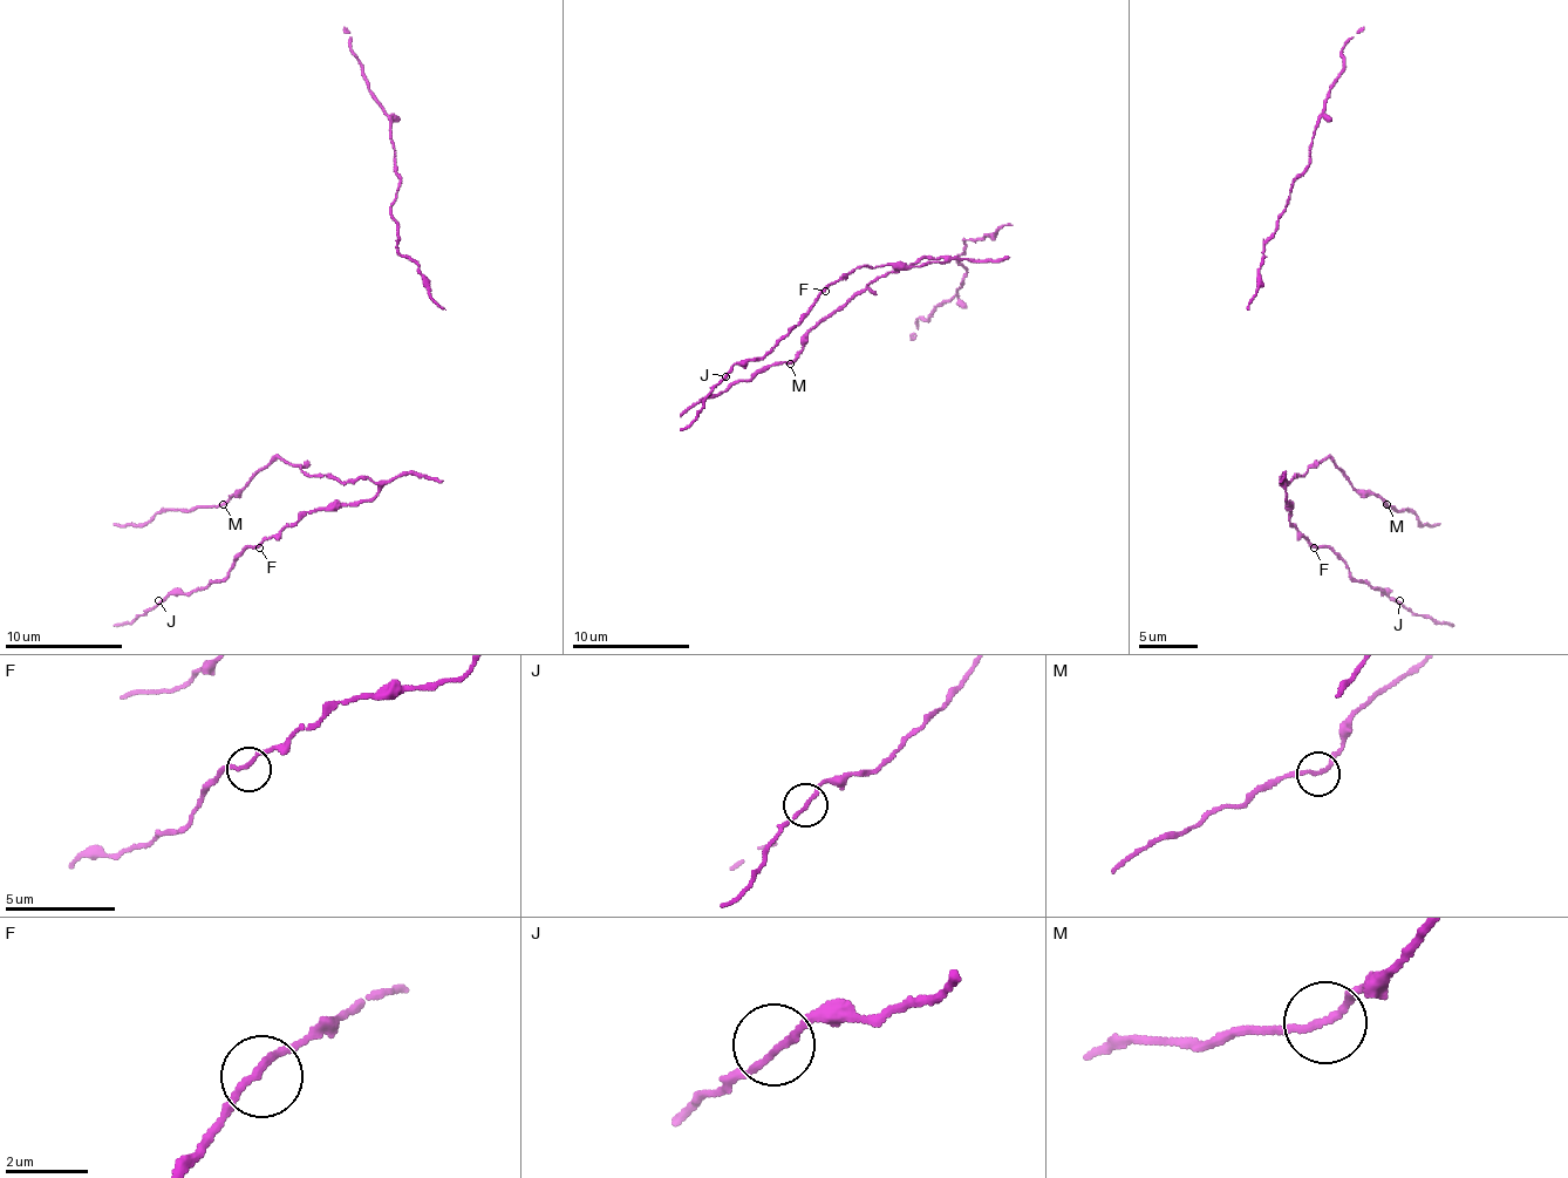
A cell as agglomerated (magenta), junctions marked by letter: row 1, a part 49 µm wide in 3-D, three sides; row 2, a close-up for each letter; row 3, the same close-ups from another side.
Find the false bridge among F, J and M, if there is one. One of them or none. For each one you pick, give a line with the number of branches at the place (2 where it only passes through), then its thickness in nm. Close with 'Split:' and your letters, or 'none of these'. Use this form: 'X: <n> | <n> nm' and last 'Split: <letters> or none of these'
Split: none of these

